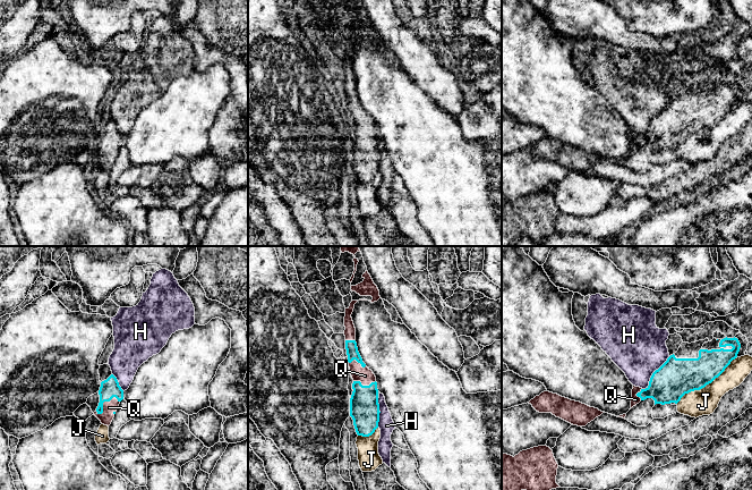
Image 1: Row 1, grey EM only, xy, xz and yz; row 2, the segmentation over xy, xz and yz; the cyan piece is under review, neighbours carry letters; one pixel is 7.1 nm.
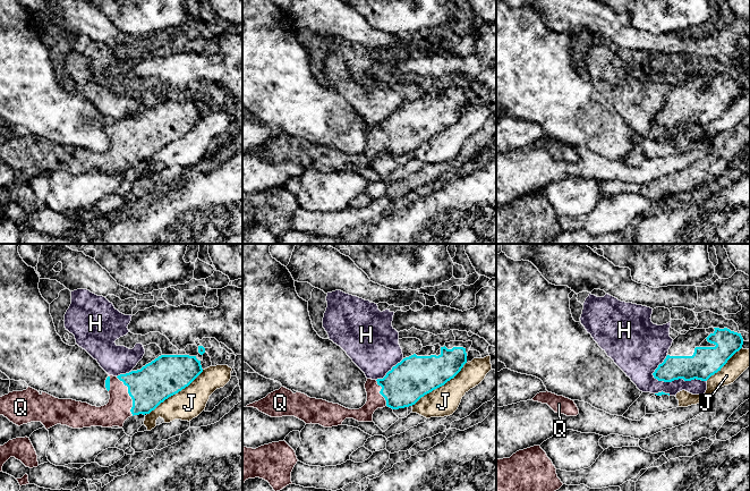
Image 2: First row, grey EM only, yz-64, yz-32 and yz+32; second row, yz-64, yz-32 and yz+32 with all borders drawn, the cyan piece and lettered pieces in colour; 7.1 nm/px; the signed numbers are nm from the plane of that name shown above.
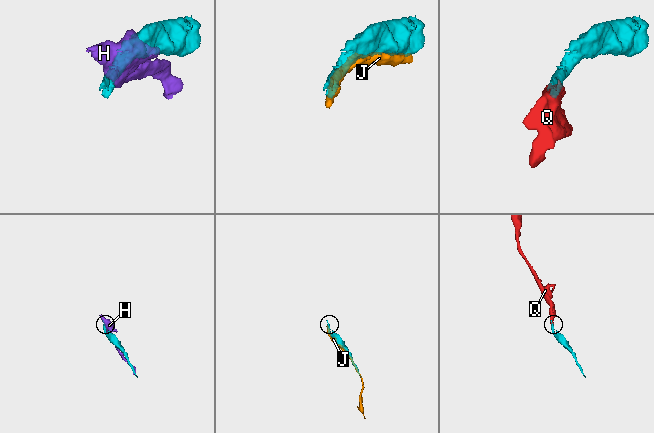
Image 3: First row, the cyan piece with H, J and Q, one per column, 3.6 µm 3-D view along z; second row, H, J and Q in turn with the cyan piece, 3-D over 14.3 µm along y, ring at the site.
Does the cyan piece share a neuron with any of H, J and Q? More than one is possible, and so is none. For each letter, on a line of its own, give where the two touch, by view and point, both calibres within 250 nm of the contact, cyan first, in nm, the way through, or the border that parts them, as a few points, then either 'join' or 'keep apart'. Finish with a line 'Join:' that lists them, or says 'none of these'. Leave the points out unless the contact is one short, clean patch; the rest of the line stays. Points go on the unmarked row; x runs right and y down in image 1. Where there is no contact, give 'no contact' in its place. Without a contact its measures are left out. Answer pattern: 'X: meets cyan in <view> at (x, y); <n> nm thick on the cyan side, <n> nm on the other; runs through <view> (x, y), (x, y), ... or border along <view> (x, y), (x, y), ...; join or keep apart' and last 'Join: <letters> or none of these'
H: meets cyan in yz at (652, 119); 280 nm thick on the cyan side, 400 nm on the other; keep apart
J: meets cyan in yz at (706, 131); 280 nm thick on the cyan side, 190 nm on the other; keep apart
Q: meets cyan in xy at (103, 148); 140 nm thick on the cyan side, 90 nm on the other; join
Join: Q

